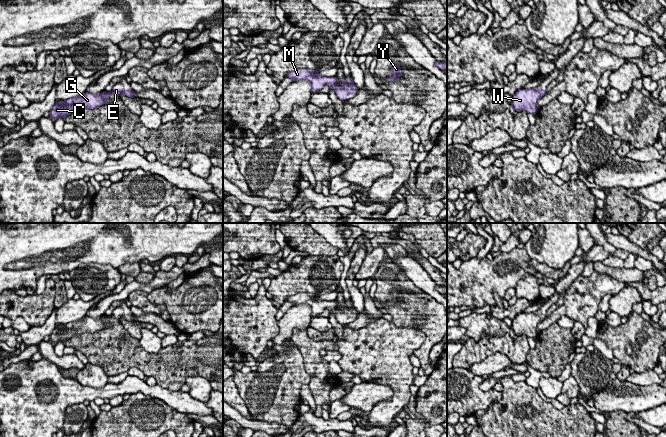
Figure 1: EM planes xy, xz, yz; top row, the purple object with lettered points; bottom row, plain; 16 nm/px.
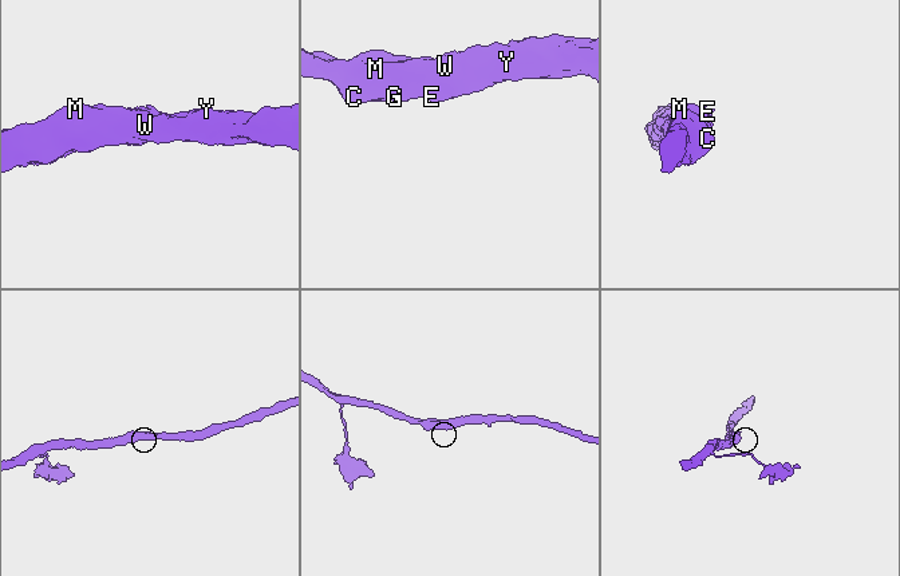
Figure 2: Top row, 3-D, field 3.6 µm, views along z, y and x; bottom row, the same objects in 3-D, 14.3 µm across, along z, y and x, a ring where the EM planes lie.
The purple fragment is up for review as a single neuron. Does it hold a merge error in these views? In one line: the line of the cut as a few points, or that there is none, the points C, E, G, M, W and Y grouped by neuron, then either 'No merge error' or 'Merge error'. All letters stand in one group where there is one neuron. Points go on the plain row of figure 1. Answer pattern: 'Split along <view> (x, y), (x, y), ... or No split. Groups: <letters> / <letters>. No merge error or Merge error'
No split. Groups: C E G M W Y. No merge error

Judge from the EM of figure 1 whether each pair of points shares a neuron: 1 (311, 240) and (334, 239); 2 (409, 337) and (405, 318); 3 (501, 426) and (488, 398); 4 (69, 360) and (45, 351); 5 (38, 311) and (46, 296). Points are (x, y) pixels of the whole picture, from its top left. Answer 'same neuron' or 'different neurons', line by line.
1: different neurons
2: different neurons
3: different neurons
4: same neuron
5: same neuron

